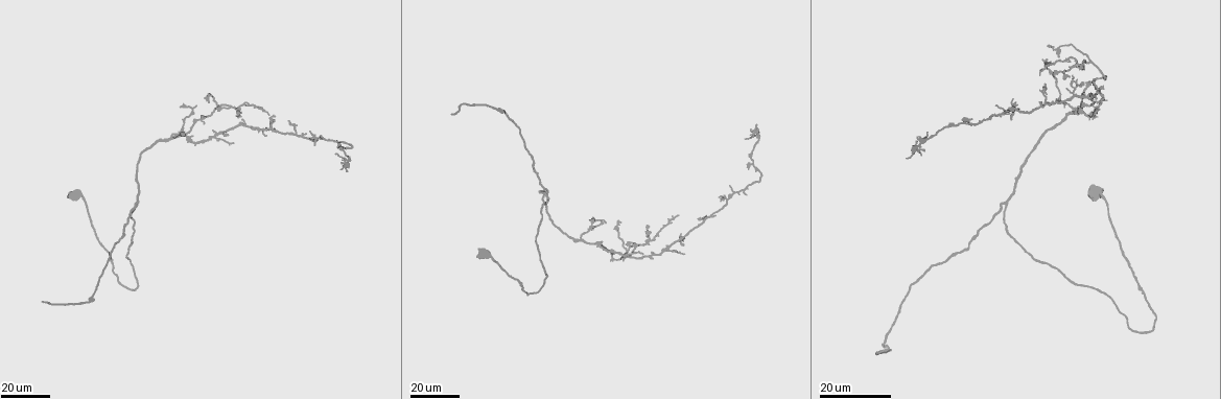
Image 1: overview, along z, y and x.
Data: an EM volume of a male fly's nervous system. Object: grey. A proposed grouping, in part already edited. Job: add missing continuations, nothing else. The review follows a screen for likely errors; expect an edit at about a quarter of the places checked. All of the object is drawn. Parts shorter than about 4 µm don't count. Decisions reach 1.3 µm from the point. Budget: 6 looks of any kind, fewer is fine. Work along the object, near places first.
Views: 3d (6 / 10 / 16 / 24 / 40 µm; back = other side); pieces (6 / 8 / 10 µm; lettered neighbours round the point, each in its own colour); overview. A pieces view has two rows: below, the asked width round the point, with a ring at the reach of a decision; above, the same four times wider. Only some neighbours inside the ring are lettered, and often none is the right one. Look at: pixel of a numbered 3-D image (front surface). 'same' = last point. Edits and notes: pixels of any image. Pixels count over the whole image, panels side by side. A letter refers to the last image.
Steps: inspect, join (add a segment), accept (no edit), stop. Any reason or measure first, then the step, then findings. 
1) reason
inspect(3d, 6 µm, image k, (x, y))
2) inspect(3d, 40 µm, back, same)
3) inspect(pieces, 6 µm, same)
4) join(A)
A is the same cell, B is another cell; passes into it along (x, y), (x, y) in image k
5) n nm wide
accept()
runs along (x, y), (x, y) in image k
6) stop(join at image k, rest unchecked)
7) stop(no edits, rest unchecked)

free end
inspect(3d, 24 µm, image 1, (758, 127))

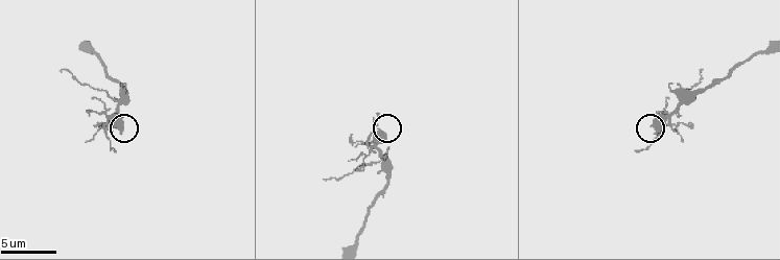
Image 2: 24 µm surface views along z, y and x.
inspect(pieces, 8 µm, image 2, (120, 133))

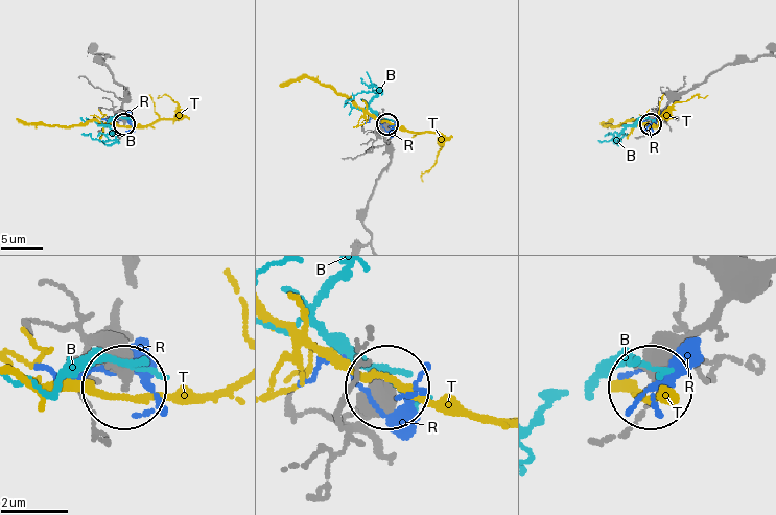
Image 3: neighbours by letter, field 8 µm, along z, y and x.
380 nm wide
accept()
B, R and T are other cells; runs along (371, 238), (362, 211), (390, 161), (381, 132), (386, 123) in image 3; none of them fits

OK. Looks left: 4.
inspect(3d, 16 µm, image 1, (242, 115))

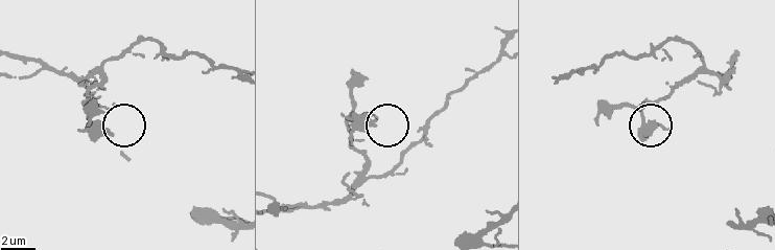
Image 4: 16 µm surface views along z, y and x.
inspect(pieces, 6 µm, image 4, (373, 122))

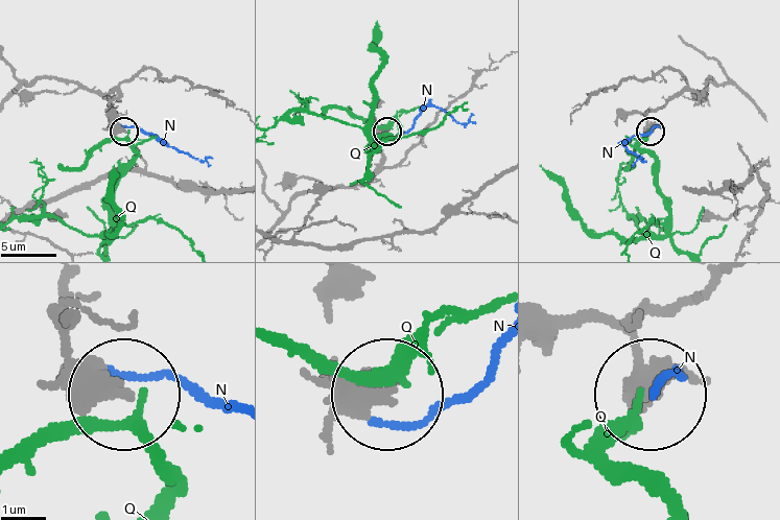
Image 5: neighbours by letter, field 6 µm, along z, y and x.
accept()
N and Q are other cells; no lettered segment goes on from it

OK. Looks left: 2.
free end
inspect(3d, 16 µm, image 1, (636, 245))

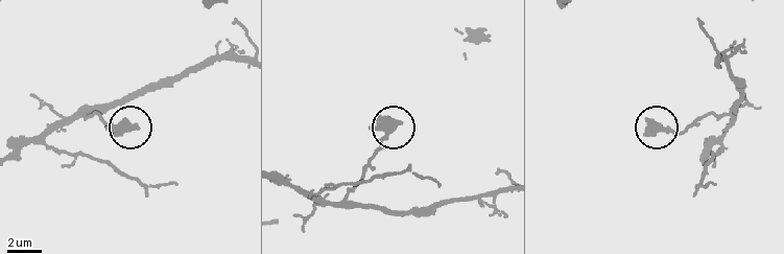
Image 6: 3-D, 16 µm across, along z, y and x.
what lies round it
inspect(pieces, 6 µm, image 6, (381, 116))

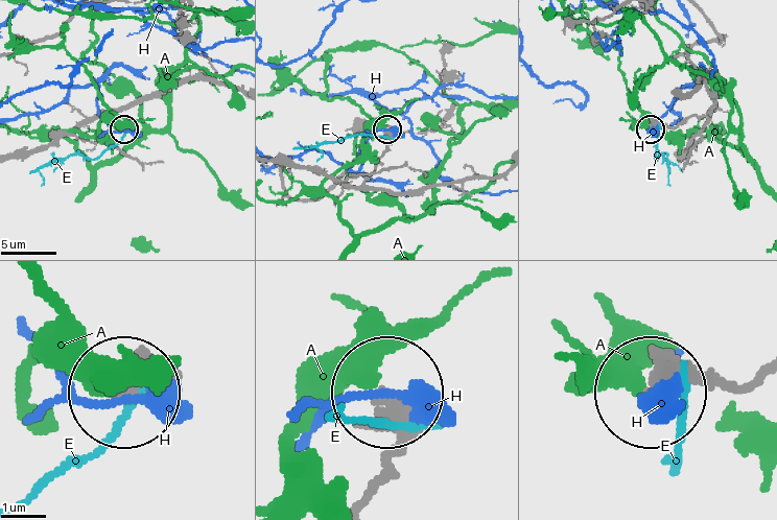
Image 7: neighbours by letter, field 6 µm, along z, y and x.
accept()
A, E and H are other cells; runs along (356, 506), (394, 450), (394, 398) in image 7; none of them fits

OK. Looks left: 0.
stop(no edits, rest unchecked)

